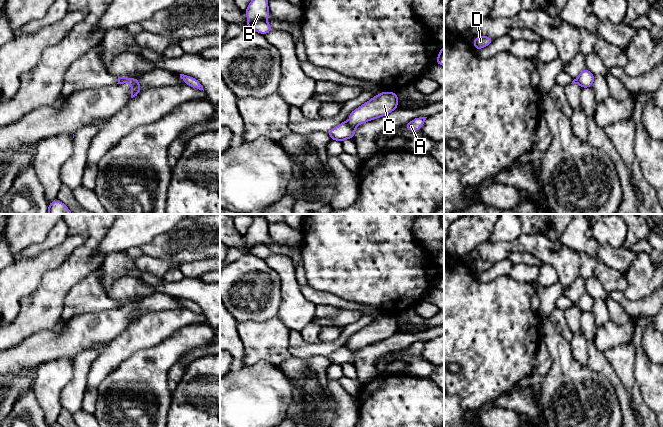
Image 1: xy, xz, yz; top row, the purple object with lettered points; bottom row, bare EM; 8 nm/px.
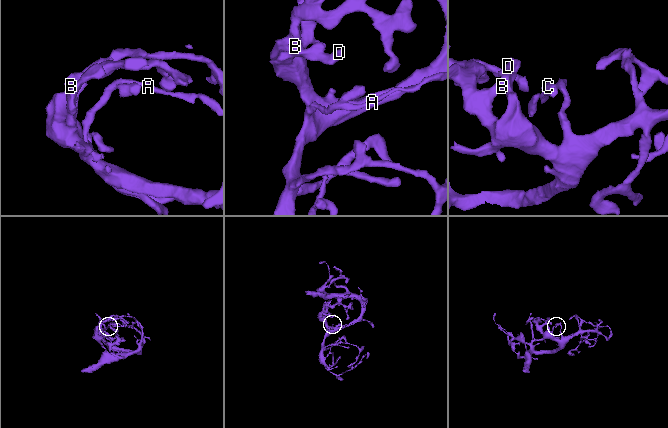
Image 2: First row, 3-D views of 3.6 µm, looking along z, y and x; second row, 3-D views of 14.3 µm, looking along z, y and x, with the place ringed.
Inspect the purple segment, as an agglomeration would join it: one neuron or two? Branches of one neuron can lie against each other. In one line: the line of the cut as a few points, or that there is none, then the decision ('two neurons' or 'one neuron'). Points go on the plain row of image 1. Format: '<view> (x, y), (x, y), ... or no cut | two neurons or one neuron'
xz (343, 346), (355, 350) | two neurons

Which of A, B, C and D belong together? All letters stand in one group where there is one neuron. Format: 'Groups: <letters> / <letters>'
Groups: A B D / C

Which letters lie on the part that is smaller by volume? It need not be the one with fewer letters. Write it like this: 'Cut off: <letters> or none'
Cut off: C

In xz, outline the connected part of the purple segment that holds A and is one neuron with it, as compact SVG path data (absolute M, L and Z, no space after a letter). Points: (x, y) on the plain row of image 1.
M417 341L413 343L411 346L405 349L405 353L410 355L418 355L422 352L427 341Z

